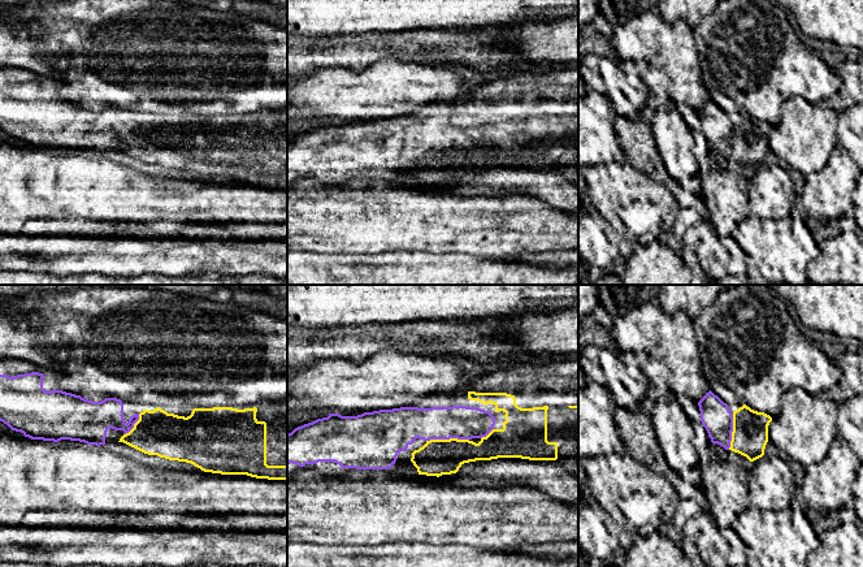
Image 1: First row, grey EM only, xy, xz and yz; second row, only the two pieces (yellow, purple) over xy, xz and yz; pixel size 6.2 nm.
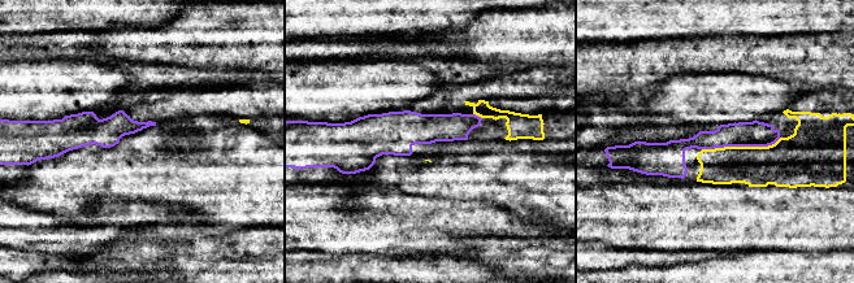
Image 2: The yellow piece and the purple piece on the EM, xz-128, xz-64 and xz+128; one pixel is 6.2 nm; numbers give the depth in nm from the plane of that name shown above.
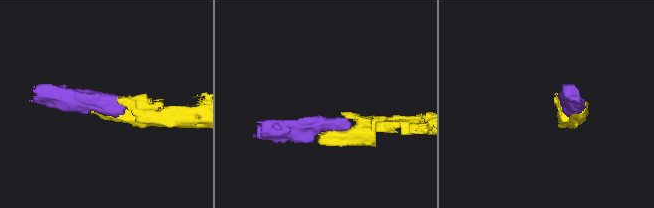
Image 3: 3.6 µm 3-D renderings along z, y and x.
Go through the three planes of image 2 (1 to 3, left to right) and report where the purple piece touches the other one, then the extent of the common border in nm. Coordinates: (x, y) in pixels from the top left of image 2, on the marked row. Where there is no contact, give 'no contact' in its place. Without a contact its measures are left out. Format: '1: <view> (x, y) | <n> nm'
1: no contact
2: xz-64 (477, 114) | 70 nm
3: xz+128 (741, 147) | 500 nm

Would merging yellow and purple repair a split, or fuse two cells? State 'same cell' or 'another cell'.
same cell

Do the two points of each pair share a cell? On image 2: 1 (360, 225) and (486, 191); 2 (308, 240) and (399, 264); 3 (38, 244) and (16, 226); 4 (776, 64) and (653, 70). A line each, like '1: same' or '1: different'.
1: different
2: different
3: same
4: same

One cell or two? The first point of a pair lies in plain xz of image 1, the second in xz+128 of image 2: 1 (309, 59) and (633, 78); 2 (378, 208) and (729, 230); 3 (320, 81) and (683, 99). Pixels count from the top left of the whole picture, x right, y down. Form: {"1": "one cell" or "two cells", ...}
{"1": "one cell", "2": "one cell", "3": "one cell"}

